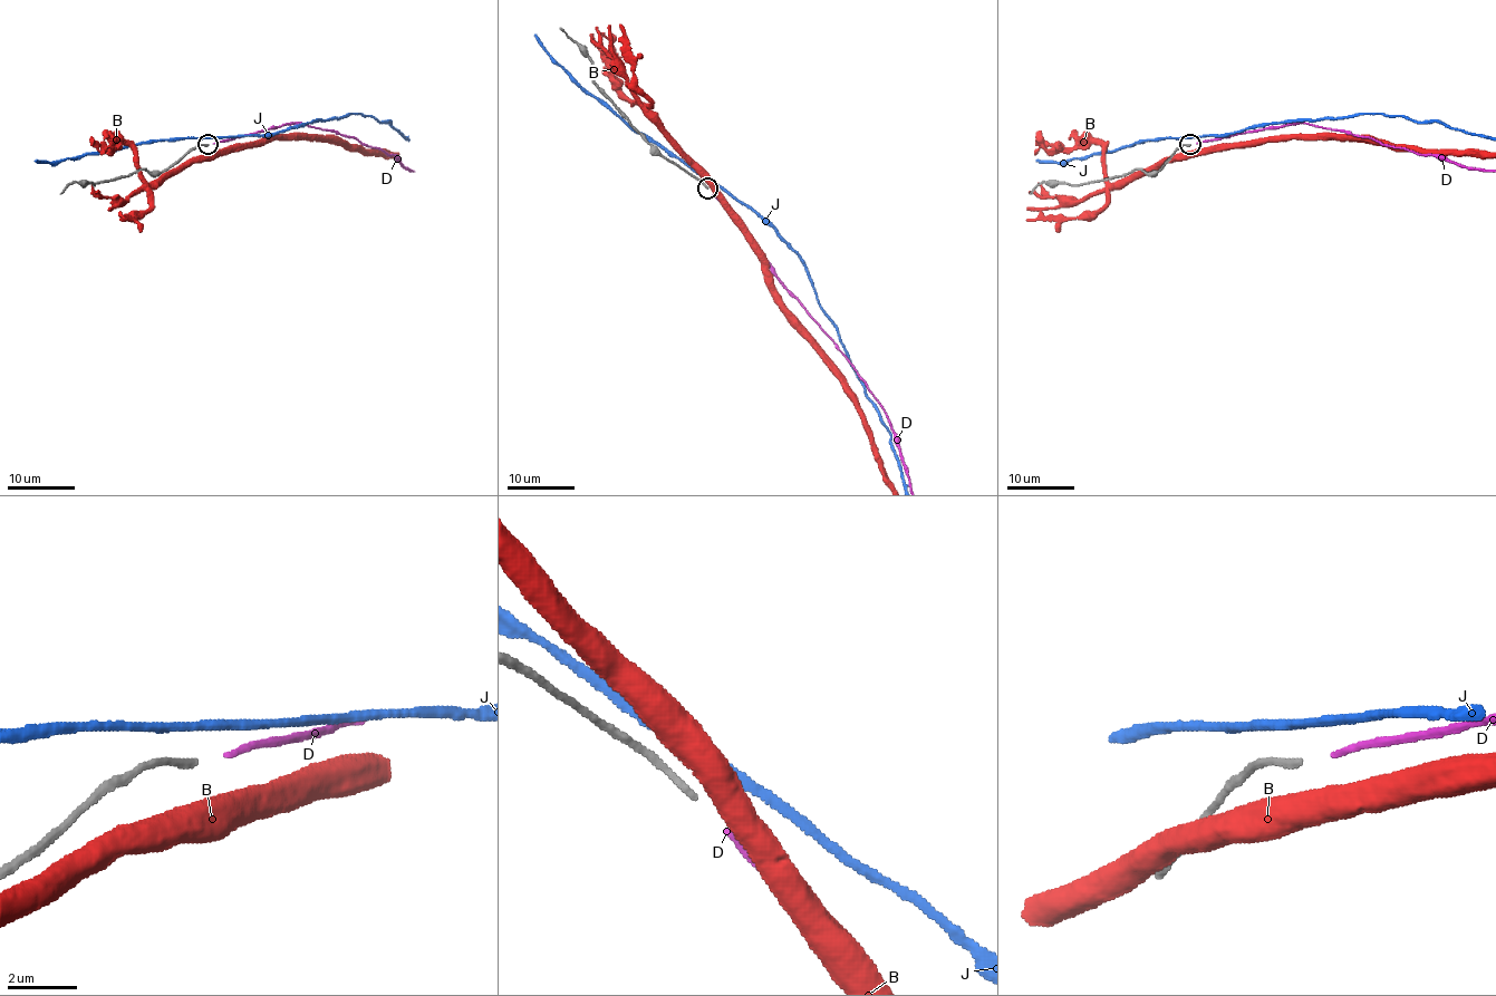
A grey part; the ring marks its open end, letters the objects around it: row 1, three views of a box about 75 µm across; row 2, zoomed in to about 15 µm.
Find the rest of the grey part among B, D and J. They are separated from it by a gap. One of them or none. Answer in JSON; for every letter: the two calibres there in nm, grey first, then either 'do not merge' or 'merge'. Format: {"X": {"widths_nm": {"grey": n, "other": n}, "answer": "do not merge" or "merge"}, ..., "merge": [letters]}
{"B": {"widths_nm": {"grey": 200, "other": 550}, "answer": "do not merge"}, "D": {"widths_nm": {"grey": 200, "other": 170}, "answer": "merge"}, "J": {"widths_nm": {"grey": 200, "other": 280}, "answer": "do not merge"}, "merge": ["D"]}

